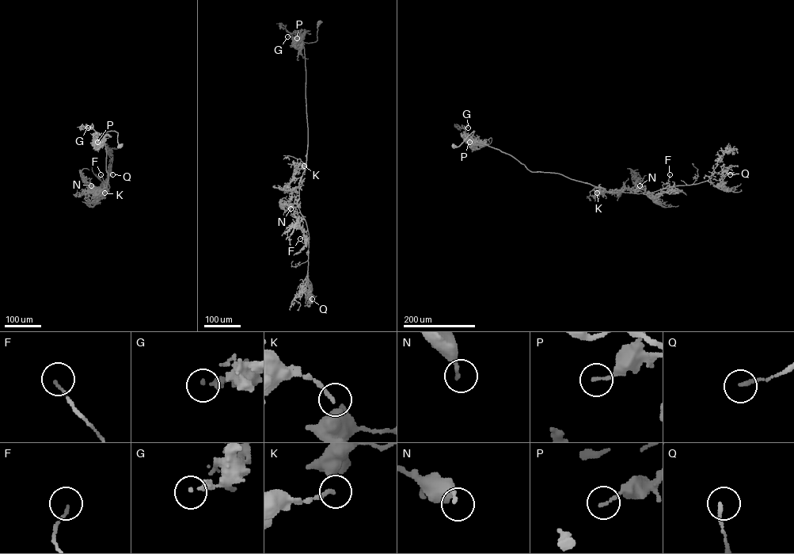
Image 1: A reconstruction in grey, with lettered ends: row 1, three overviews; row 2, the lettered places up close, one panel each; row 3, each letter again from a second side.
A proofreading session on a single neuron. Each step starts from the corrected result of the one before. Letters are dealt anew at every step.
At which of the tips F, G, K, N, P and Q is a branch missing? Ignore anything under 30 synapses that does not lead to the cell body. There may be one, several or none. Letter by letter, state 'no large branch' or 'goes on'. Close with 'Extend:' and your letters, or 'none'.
F: no large branch
G: no large branch
K: no large branch
N: no large branch
P: no large branch
Q: no large branch
Extend: none

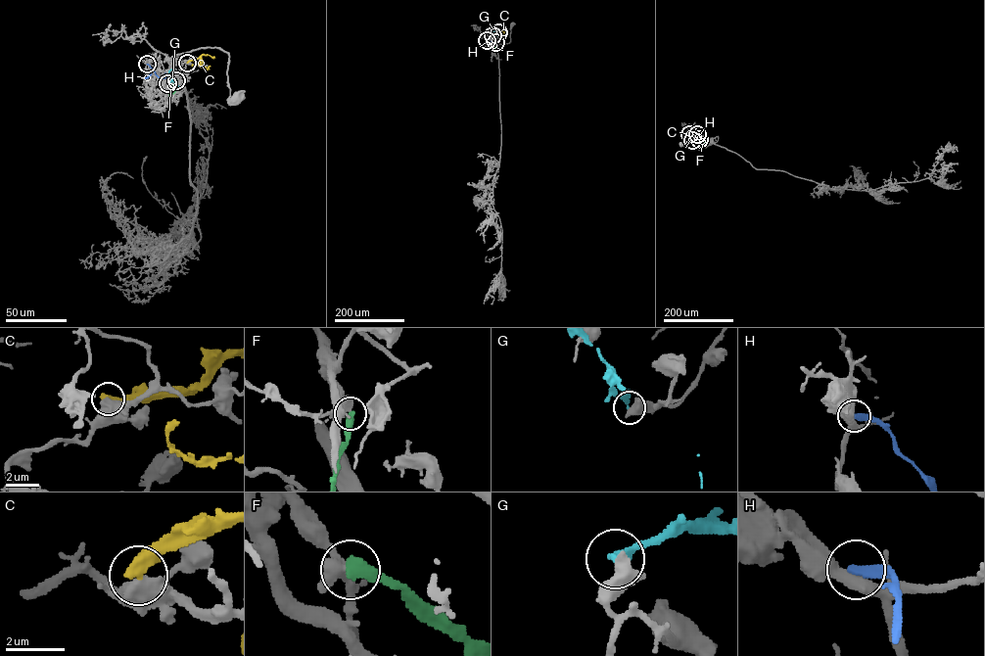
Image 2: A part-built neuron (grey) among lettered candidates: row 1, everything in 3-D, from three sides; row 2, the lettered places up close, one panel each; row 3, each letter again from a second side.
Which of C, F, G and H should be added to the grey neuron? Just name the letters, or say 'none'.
none

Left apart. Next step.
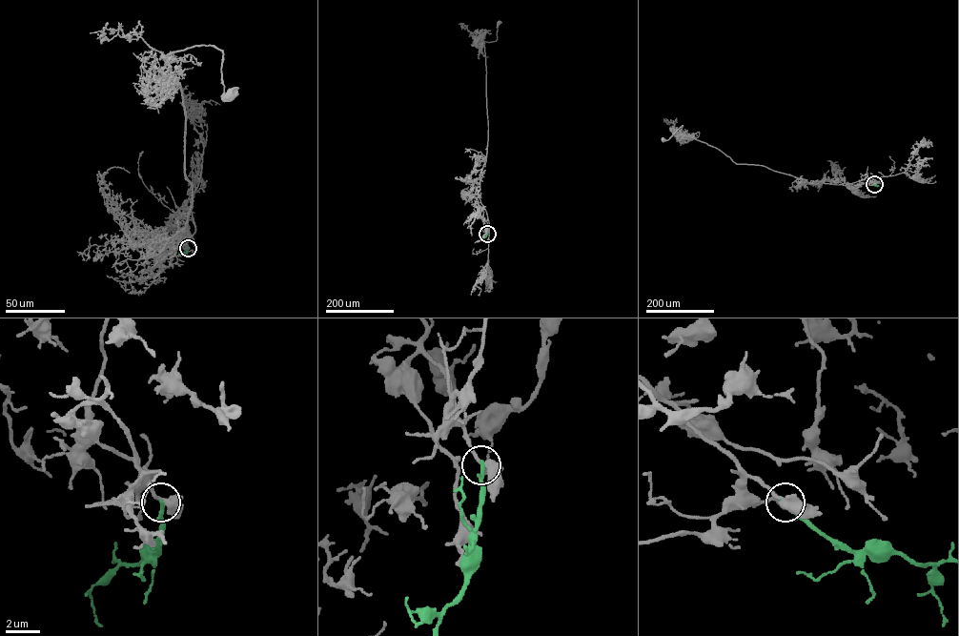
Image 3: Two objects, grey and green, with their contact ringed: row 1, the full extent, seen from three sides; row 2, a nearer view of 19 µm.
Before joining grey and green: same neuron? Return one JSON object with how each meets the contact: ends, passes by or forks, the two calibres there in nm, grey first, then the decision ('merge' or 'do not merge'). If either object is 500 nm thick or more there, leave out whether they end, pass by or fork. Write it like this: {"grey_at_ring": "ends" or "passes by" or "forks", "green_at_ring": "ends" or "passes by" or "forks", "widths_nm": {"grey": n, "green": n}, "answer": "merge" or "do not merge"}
{"grey_at_ring": "forks", "green_at_ring": "ends", "widths_nm": {"grey": 320, "green": 260}, "answer": "do not merge"}

